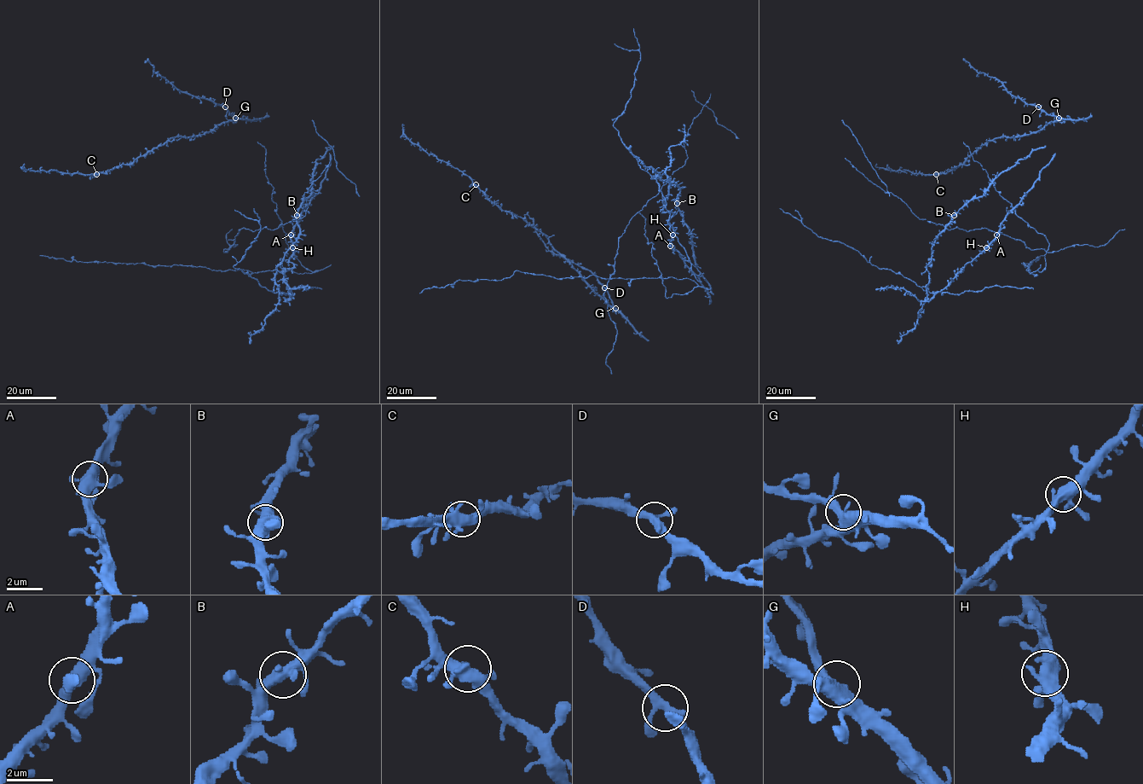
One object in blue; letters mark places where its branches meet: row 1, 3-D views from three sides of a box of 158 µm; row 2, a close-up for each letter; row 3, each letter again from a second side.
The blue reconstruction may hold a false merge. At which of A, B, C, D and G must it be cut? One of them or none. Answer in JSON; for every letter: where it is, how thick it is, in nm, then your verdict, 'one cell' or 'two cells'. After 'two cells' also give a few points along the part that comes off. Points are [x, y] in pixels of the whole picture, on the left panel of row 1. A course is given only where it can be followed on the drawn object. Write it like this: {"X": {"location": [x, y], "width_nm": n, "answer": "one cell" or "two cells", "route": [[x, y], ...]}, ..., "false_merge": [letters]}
{"A": {"location": [291, 235], "width_nm": 480, "answer": "one cell"}, "B": {"location": [297, 215], "width_nm": 460, "answer": "one cell"}, "C": {"location": [96, 174], "width_nm": 460, "answer": "one cell"}, "D": {"location": [225, 107], "width_nm": 360, "answer": "one cell"}, "G": {"location": [235, 118], "width_nm": 440, "answer": "one cell"}, "false_merge": []}

